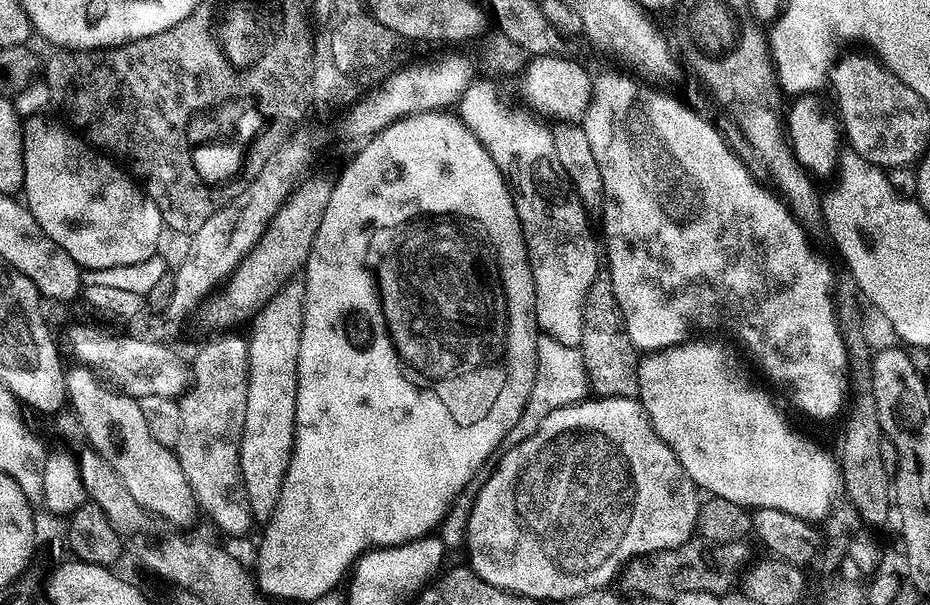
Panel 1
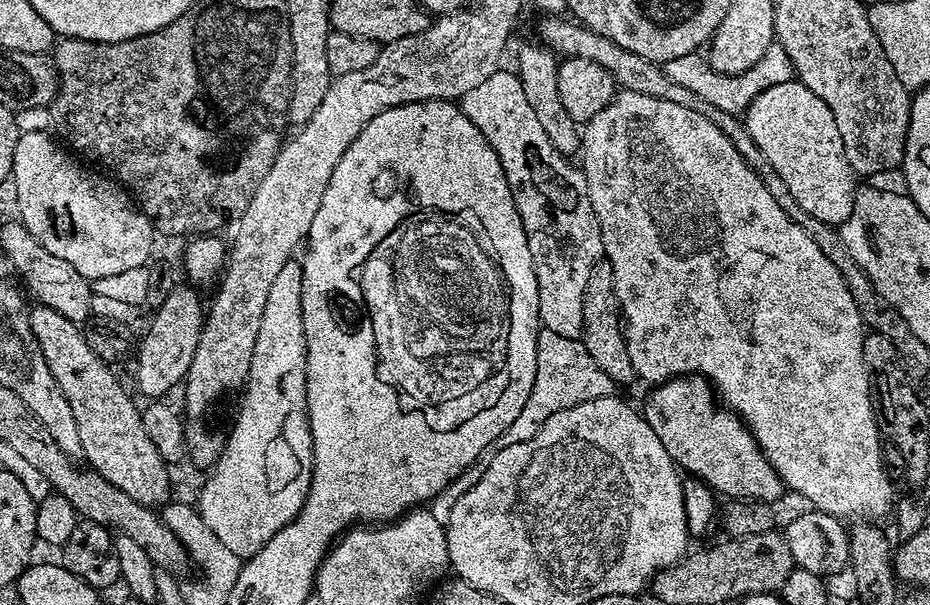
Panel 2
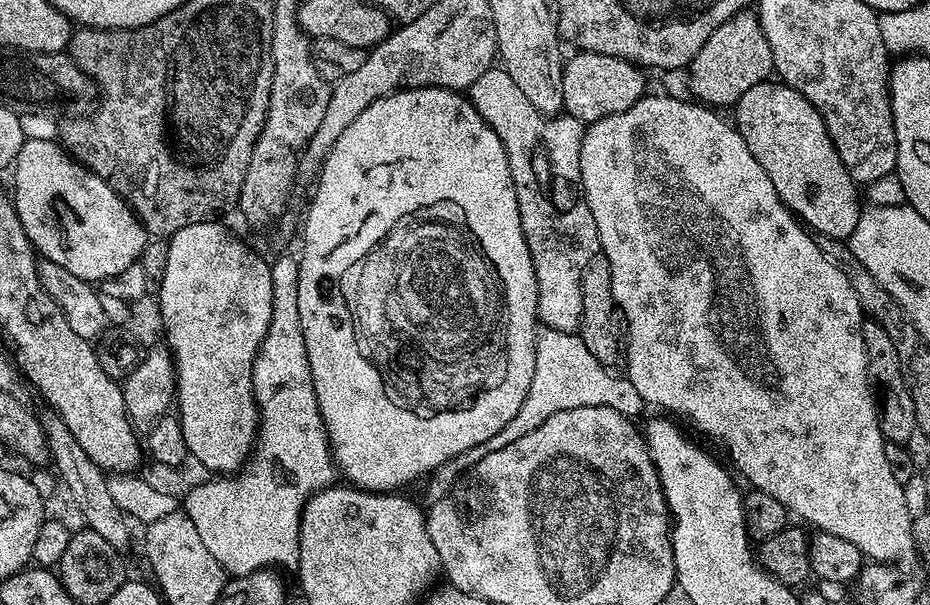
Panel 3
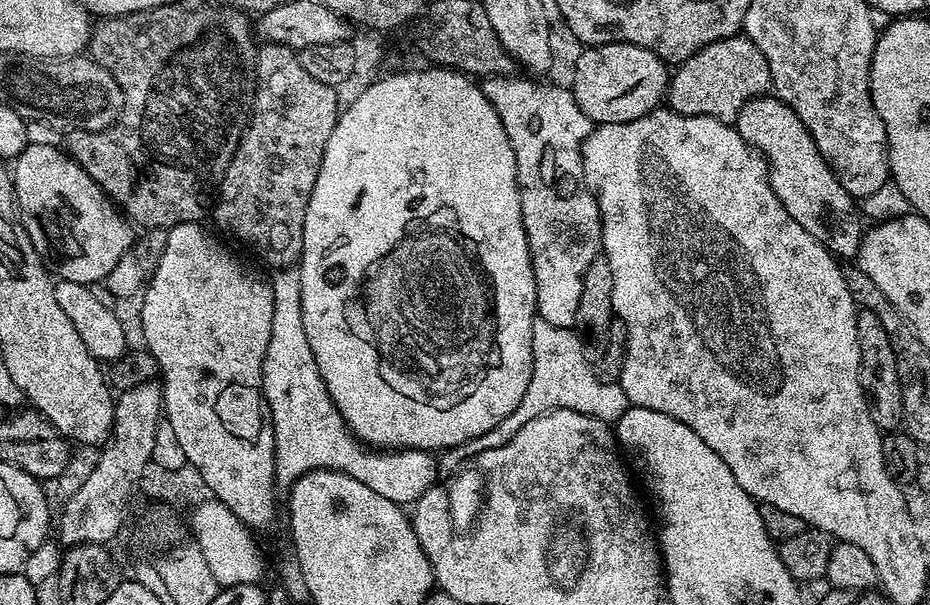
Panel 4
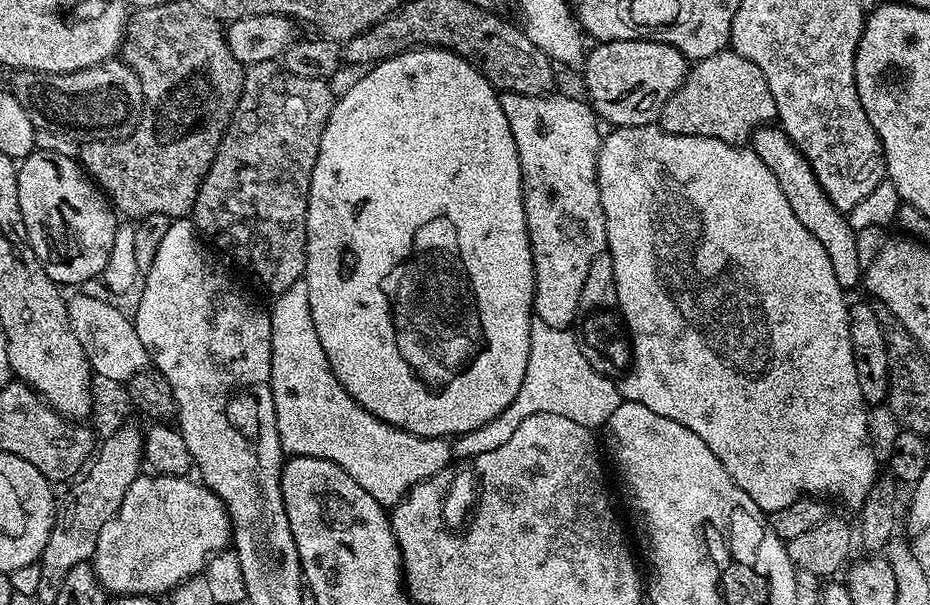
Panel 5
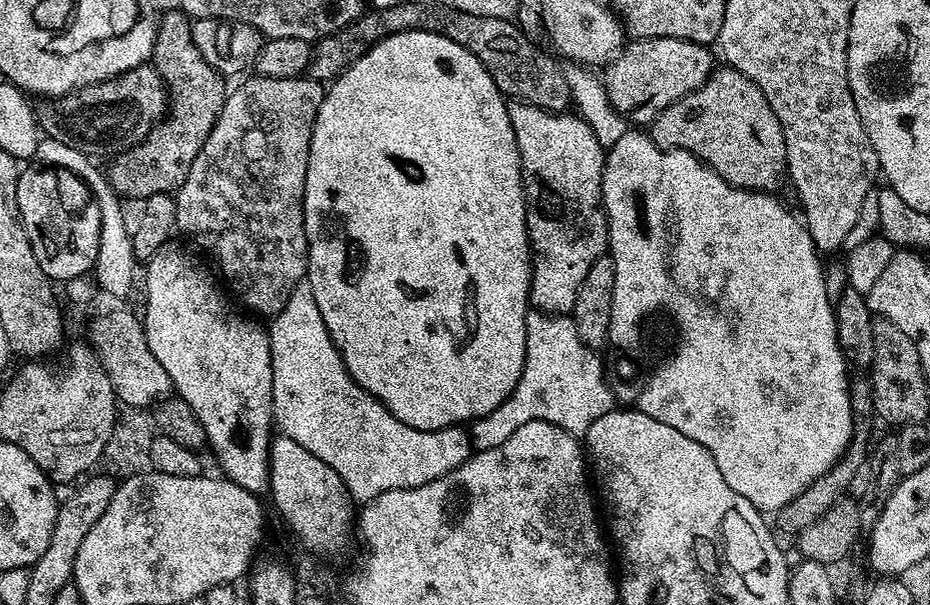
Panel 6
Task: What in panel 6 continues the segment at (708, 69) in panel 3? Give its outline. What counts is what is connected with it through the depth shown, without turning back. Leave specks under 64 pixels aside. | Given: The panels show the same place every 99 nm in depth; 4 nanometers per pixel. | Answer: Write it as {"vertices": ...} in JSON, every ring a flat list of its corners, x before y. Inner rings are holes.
{"vertices":[[727,66,717,67,701,88,686,94,678,102,659,112,650,125,650,135,659,148,681,148,693,152,735,188,775,193,780,184,780,176,782,180,786,172,786,142,782,126,774,110,770,110,766,94,762,94,762,90,754,86,754,82,746,78,746,74]]}

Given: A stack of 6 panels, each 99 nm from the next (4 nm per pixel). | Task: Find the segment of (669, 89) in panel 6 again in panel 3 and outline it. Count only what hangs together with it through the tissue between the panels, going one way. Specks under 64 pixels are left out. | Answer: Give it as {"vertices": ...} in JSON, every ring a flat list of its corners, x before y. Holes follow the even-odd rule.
{"vertices":[[577,51,572,55,576,56,564,60,562,98,564,112,581,124,587,126,615,112,630,110,630,106,634,106,634,102,638,102,646,94,645,69,632,64,629,60,597,52]]}

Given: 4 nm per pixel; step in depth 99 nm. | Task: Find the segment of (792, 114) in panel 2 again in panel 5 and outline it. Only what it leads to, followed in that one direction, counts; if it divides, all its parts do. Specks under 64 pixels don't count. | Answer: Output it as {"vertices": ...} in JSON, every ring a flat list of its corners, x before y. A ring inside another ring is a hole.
{"vertices":[[765,126,756,129,750,137,750,147,753,152,762,158,766,166,770,166,771,172,778,181,778,186,782,189,782,194,786,197,786,202,790,205,790,210,798,217,798,222,813,234,818,242,822,243,823,249,830,257,830,264,833,267,834,276,838,284,846,292,857,286,863,279,864,265,858,258,856,247,856,233,849,226,848,217,833,206,833,203,826,198,825,191,821,184,814,178,814,172,810,170,809,163,788,140,782,128,778,126]]}

